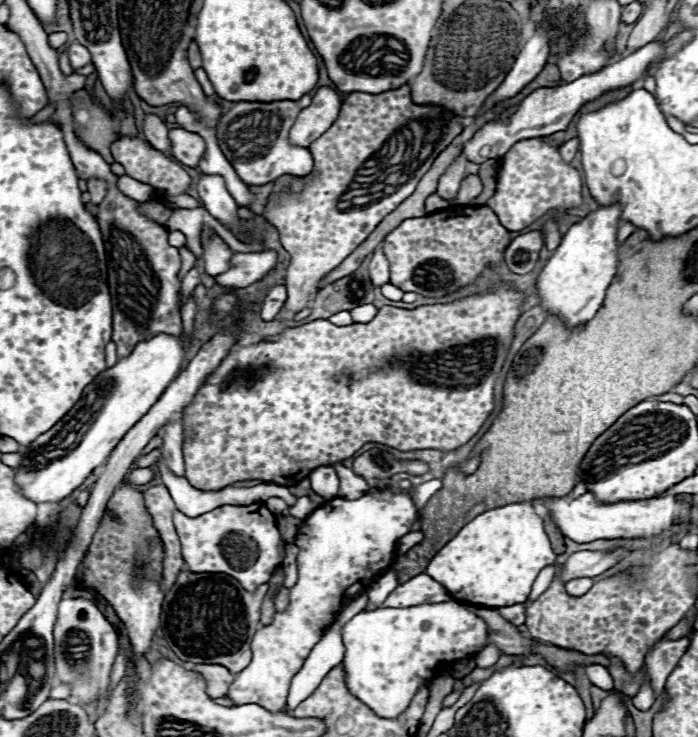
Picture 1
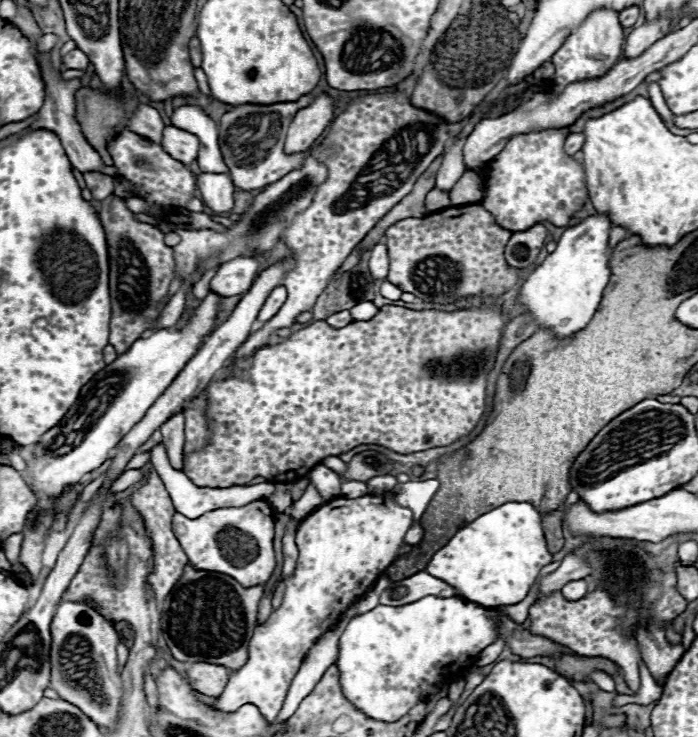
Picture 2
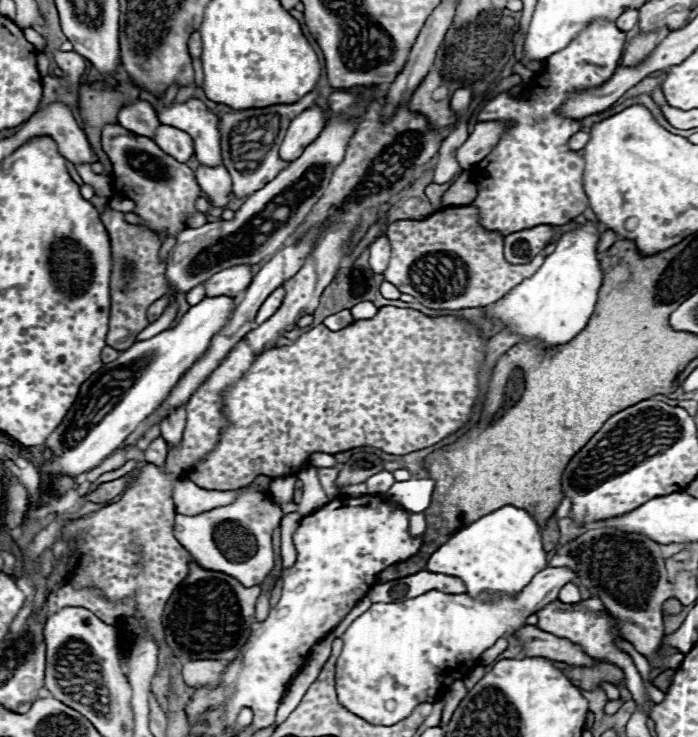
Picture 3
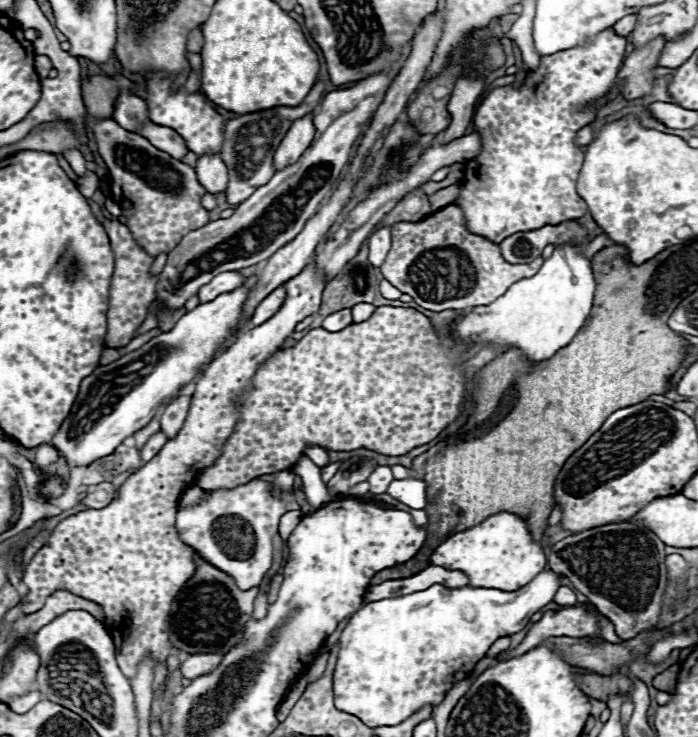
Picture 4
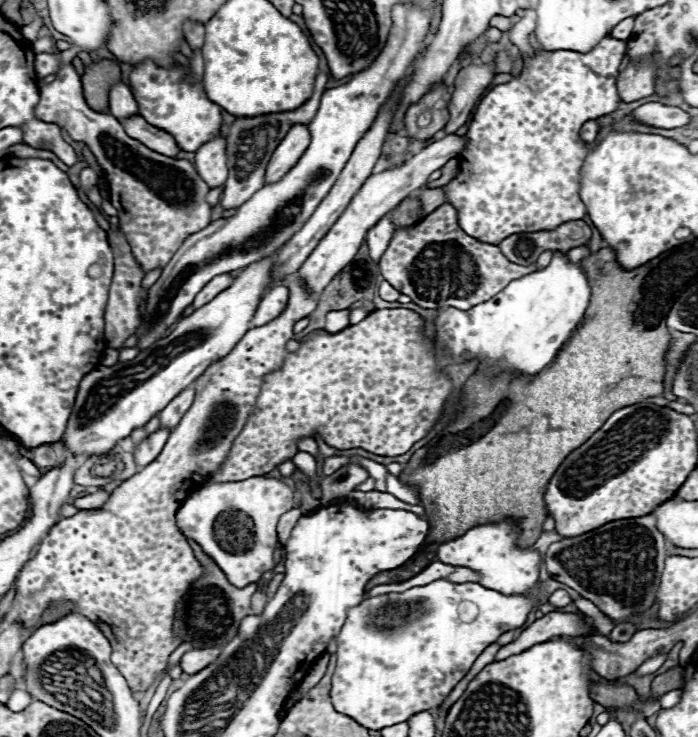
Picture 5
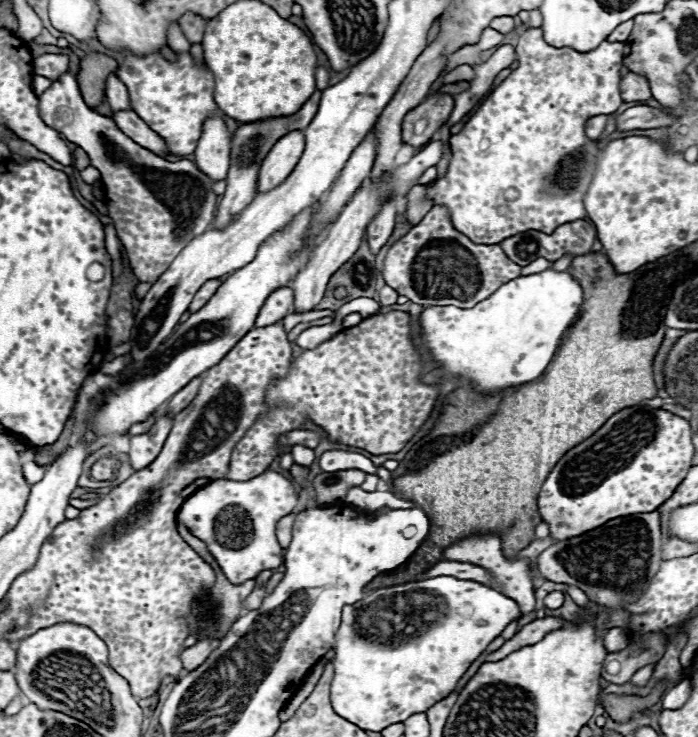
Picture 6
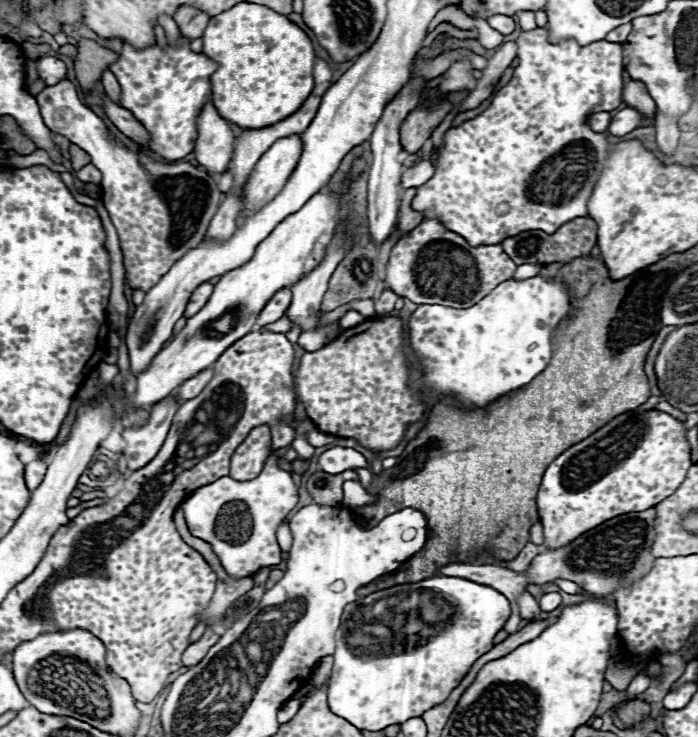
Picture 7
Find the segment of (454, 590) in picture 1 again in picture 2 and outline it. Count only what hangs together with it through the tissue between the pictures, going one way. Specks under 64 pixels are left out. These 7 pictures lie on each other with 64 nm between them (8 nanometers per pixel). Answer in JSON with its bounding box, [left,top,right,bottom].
[426,502,552,608]

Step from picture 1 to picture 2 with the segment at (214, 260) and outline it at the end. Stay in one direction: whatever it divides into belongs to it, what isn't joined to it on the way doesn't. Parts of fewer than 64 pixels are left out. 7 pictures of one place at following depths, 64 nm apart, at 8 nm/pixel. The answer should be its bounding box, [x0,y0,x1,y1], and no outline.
[192,270,216,300]

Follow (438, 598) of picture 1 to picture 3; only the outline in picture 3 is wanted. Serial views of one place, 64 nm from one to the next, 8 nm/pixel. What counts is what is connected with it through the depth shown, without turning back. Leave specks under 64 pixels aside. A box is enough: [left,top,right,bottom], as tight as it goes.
[368,570,464,602]

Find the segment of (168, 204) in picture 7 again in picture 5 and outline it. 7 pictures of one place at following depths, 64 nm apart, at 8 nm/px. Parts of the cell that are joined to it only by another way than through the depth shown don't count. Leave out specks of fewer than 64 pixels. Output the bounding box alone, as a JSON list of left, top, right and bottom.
[36,64,212,274]

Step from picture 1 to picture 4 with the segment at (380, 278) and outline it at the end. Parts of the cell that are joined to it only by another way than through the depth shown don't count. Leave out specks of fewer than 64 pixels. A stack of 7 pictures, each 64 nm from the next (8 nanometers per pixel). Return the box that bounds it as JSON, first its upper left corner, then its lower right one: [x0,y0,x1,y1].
[368,226,390,268]

